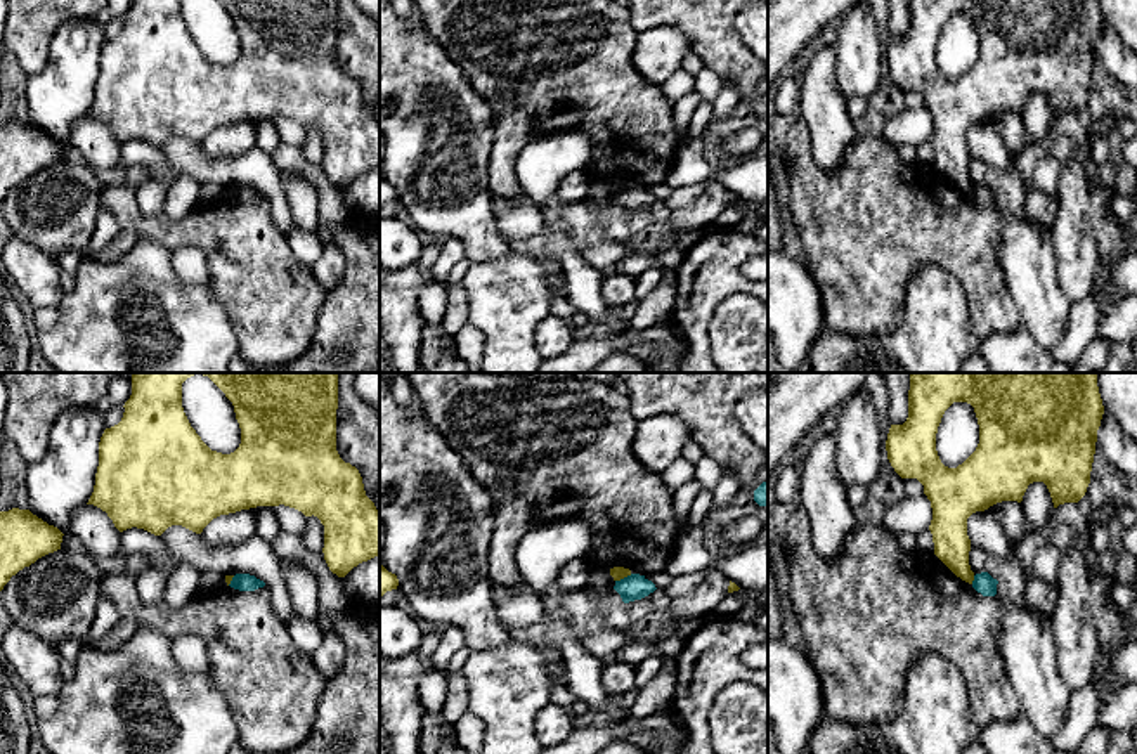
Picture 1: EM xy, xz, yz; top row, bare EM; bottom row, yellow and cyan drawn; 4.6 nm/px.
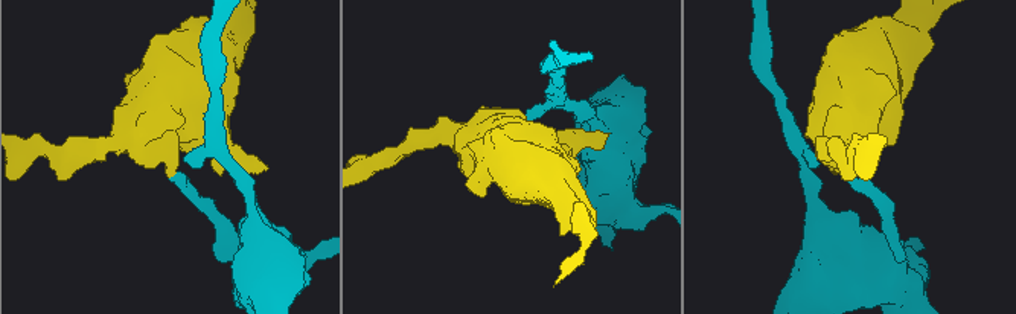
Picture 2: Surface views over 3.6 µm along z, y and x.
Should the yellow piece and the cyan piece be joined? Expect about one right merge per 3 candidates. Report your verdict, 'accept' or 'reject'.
reject

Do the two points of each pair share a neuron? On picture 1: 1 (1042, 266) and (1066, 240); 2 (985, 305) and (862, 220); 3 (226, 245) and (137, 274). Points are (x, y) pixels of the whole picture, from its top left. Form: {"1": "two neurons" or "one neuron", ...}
{"1": "two neurons", "2": "one neuron", "3": "two neurons"}

